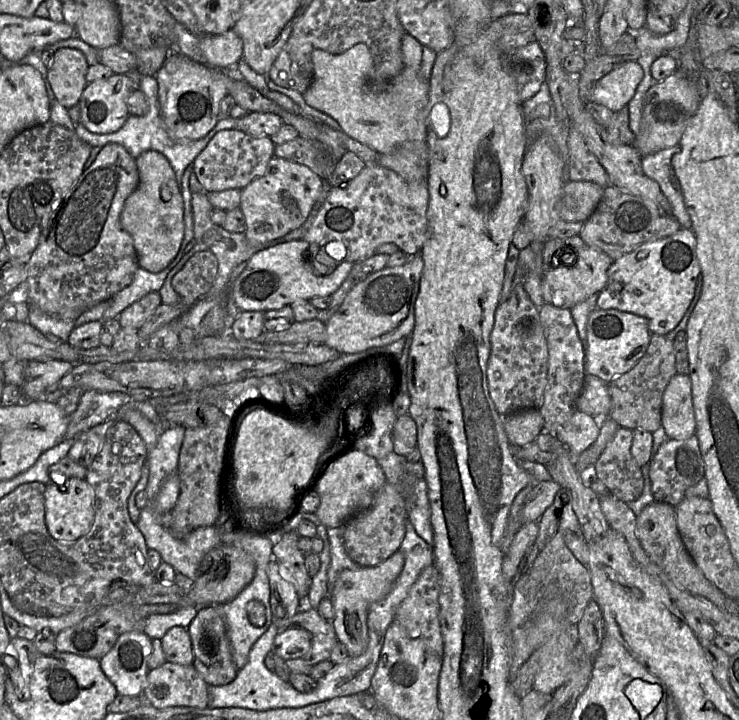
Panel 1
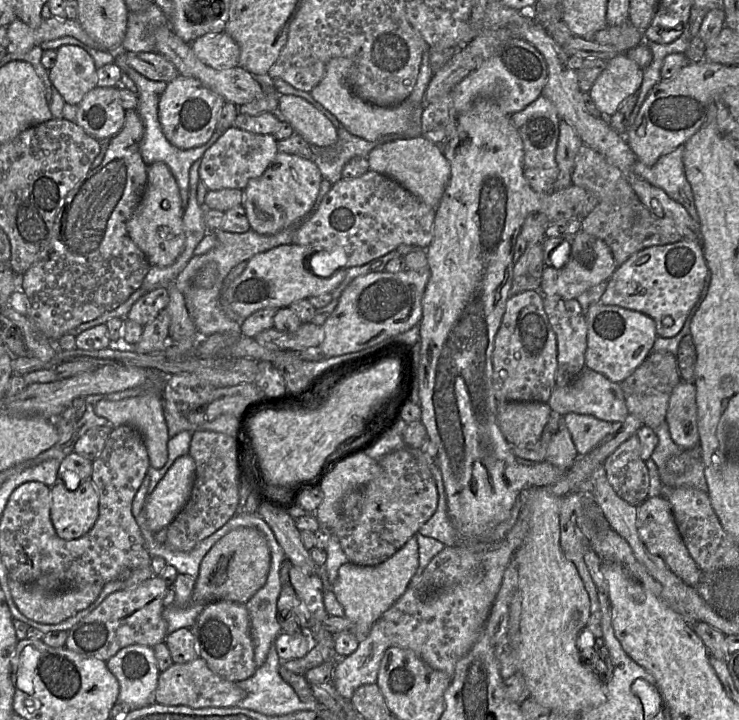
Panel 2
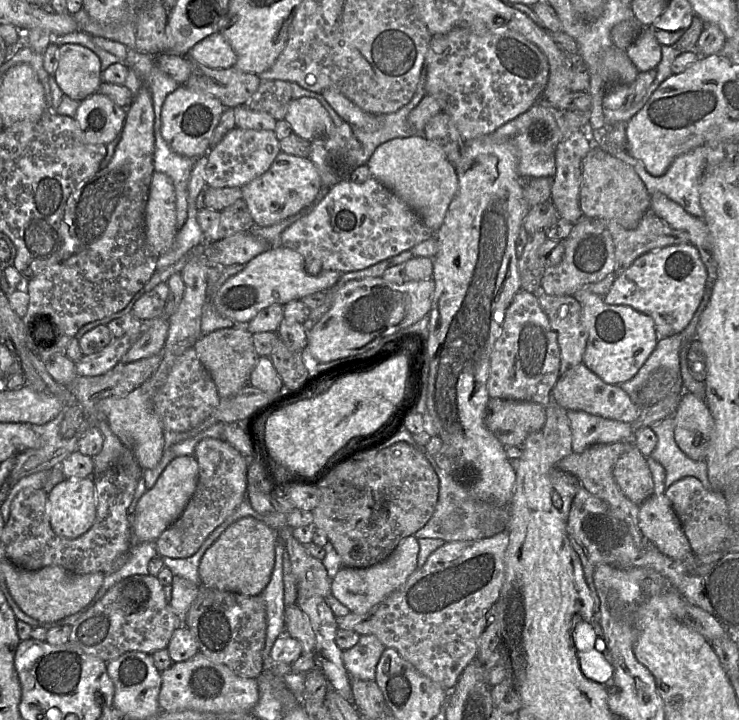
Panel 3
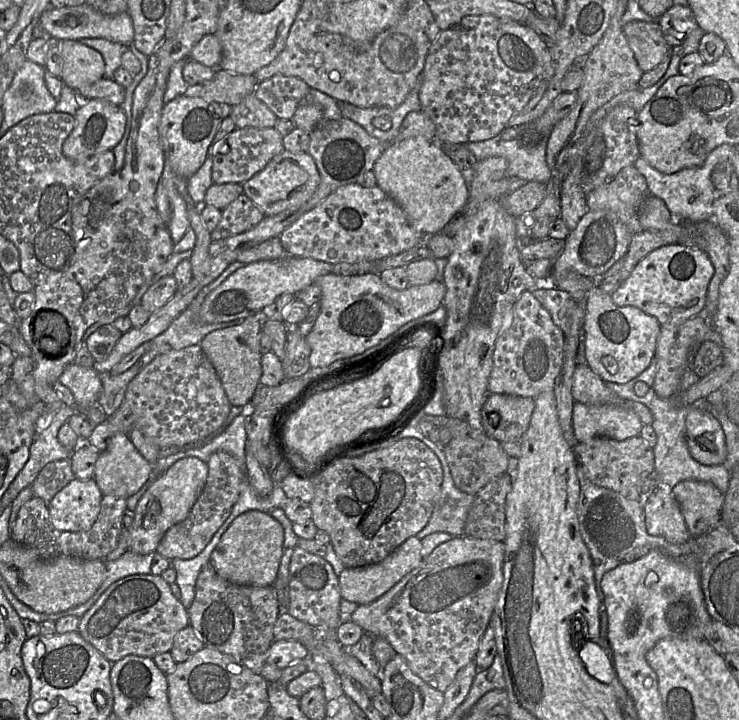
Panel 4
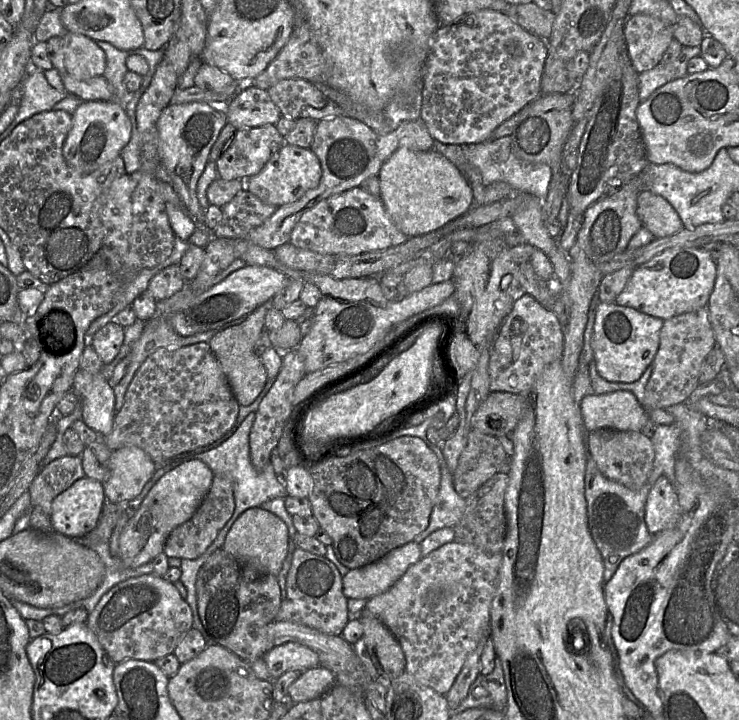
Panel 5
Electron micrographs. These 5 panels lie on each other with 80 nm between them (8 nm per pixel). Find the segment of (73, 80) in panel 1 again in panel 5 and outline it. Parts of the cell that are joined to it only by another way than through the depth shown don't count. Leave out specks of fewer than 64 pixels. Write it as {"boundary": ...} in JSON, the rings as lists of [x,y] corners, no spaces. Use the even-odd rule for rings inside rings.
{"boundary":[[[66,30],[60,38],[64,53],[64,67],[68,74],[78,80],[103,75],[106,58],[97,41]]]}

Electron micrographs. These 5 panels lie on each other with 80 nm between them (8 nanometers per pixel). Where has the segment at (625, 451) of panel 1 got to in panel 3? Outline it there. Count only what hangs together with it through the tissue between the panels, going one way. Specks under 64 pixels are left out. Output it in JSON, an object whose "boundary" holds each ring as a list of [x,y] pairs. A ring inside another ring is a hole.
{"boundary":[[[635,444],[616,462],[614,478],[623,494],[632,502],[641,505],[655,493],[655,483],[645,457]]]}

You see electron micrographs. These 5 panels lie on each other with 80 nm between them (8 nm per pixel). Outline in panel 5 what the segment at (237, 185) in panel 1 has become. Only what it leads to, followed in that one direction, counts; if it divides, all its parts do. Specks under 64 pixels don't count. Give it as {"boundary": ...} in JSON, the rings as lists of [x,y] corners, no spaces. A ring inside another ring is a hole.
{"boundary":[[[275,125],[238,129],[215,162],[218,177],[234,180],[256,175],[284,144]]]}

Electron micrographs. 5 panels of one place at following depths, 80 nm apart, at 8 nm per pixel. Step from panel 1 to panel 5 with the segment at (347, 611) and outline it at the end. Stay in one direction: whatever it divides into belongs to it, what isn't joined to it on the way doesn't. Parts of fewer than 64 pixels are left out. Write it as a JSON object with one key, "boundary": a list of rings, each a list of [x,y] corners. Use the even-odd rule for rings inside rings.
{"boundary":[[[411,541],[361,568],[343,576],[343,593],[348,599],[369,600],[389,590],[421,556],[420,545]]]}

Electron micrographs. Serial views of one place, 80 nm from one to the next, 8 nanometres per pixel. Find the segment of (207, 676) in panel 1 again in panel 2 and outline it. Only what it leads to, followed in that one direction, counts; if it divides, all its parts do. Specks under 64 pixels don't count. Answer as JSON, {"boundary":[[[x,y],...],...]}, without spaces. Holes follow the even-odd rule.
{"boundary":[[[216,601],[207,604],[190,628],[195,637],[198,656],[205,660],[212,672],[230,682],[251,677],[256,669],[251,621],[245,604]]]}

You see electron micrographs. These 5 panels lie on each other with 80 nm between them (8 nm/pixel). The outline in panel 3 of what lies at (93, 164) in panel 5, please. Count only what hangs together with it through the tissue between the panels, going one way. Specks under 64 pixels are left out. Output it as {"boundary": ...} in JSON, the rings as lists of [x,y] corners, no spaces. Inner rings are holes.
{"boundary":[[[96,92],[80,102],[75,120],[89,143],[107,145],[121,135],[127,110]]]}

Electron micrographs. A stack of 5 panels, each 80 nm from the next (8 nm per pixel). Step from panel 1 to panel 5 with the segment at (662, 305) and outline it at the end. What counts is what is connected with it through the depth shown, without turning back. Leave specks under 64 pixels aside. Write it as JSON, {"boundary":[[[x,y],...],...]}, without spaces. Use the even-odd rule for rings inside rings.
{"boundary":[[[671,247],[634,269],[615,304],[634,308],[665,321],[707,307],[716,276],[716,261],[707,250],[697,247]]]}

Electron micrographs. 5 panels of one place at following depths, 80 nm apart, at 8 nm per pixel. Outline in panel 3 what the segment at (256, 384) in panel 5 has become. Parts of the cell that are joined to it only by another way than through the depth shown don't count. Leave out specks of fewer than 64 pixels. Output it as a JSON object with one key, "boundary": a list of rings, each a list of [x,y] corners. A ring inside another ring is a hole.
{"boundary":[[[246,325],[213,331],[201,338],[194,345],[197,356],[215,383],[221,398],[236,395],[243,387],[249,385],[250,377],[259,356],[253,343],[253,334]]]}

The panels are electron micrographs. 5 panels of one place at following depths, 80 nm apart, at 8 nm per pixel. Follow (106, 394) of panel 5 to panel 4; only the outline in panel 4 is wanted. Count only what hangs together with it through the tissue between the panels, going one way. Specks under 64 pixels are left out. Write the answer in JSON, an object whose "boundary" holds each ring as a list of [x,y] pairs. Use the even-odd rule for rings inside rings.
{"boundary":[[[69,364],[59,377],[59,382],[72,391],[82,415],[85,416],[85,412],[91,409],[100,409],[98,399],[102,391],[102,381],[100,374],[94,369]]]}

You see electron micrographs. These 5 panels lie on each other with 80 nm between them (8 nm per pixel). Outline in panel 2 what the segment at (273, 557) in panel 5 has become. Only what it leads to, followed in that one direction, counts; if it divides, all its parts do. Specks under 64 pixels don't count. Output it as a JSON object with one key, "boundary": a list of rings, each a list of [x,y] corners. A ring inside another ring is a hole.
{"boundary":[[[249,527],[232,530],[202,559],[190,604],[207,605],[216,601],[245,604],[265,585],[270,564],[269,546],[261,532]]]}

